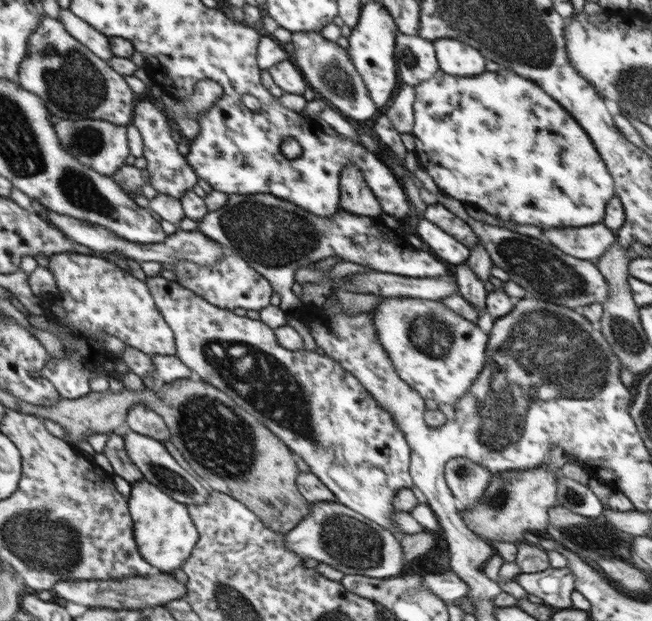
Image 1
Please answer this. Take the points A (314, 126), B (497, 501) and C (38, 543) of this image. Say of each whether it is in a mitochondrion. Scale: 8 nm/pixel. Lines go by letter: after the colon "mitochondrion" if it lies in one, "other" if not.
A: other
B: mitochondrion
C: mitochondrion

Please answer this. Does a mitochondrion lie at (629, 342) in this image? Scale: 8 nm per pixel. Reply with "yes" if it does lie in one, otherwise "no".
yes

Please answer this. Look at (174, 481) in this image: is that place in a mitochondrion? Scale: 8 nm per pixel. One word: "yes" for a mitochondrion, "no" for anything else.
yes

